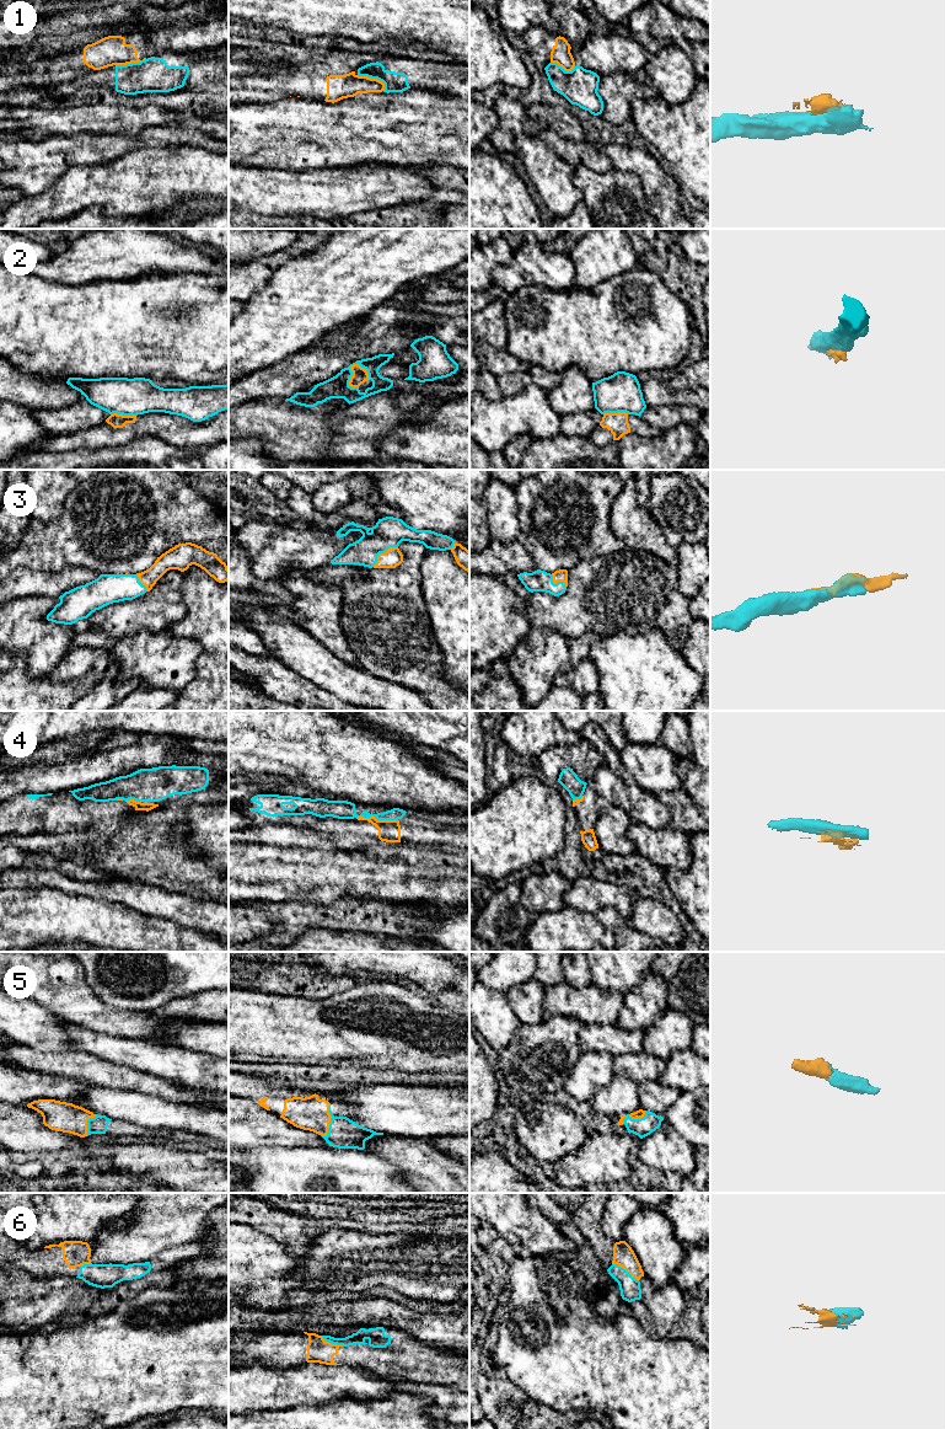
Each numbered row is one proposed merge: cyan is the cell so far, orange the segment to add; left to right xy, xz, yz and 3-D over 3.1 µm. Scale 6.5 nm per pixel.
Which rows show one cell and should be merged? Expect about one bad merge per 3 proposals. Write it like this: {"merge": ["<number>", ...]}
{"merge": ["3", "4", "5", "6"]}

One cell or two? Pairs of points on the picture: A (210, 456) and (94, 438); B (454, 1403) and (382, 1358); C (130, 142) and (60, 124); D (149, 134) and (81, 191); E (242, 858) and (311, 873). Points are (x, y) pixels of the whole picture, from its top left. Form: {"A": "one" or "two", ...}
{"A": "two", "B": "two", "C": "two", "D": "two", "E": "one"}

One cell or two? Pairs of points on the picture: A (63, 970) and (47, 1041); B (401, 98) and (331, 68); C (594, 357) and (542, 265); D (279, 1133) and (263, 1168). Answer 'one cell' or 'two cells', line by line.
A: two cells
B: two cells
C: two cells
D: two cells

